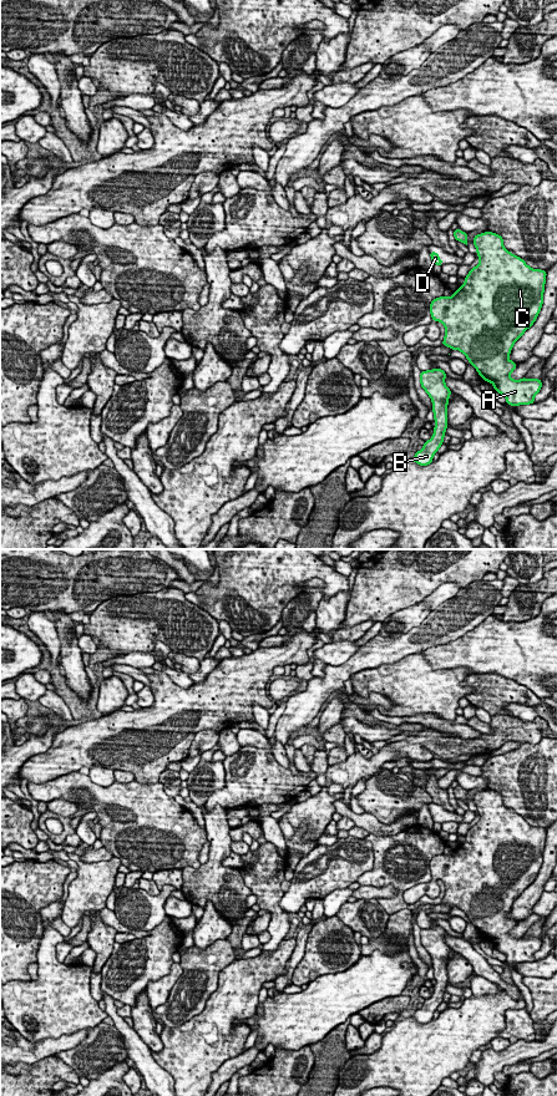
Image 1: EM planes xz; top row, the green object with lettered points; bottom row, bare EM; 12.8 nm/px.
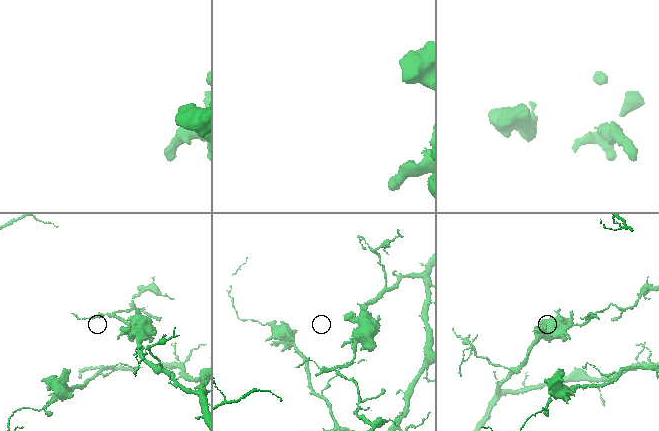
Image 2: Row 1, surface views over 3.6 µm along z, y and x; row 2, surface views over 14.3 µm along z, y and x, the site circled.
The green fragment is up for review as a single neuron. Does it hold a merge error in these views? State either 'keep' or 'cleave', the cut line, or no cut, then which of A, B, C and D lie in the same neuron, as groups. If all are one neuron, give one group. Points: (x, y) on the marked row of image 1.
keep; no cut; A B C D

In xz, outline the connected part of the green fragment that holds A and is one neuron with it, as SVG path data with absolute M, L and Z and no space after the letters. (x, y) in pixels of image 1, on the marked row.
M485 232L474 237L474 245L480 263L465 278L452 296L440 296L431 301L430 313L434 321L445 326L441 345L461 351L477 370L483 381L493 385L495 391L506 397L511 406L535 404L540 392L540 379L512 380L510 374L517 364L508 359L513 344L536 321L542 304L547 272L532 269L523 259L510 253L503 247L501 235Z

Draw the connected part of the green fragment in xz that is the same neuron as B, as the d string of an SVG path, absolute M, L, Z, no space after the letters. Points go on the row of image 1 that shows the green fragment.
M441 369L421 371L420 382L421 387L426 391L432 401L434 435L420 451L415 453L412 461L419 466L427 466L432 462L434 455L437 452L444 442L445 431L447 428L447 400L450 399L451 390L445 385L446 372Z

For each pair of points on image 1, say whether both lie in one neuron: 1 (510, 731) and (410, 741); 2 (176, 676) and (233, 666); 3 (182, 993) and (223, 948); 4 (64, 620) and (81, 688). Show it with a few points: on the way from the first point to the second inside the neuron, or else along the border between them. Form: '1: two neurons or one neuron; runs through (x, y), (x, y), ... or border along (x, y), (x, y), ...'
1: one neuron; runs through (485, 744), (482, 746), (445, 746), (435, 741)
2: two neurons; border along (166, 673), (180, 686), (190, 688), (195, 683)
3: one neuron; runs through (193, 982), (213, 959)
4: one neuron; runs through (67, 637), (75, 671)

